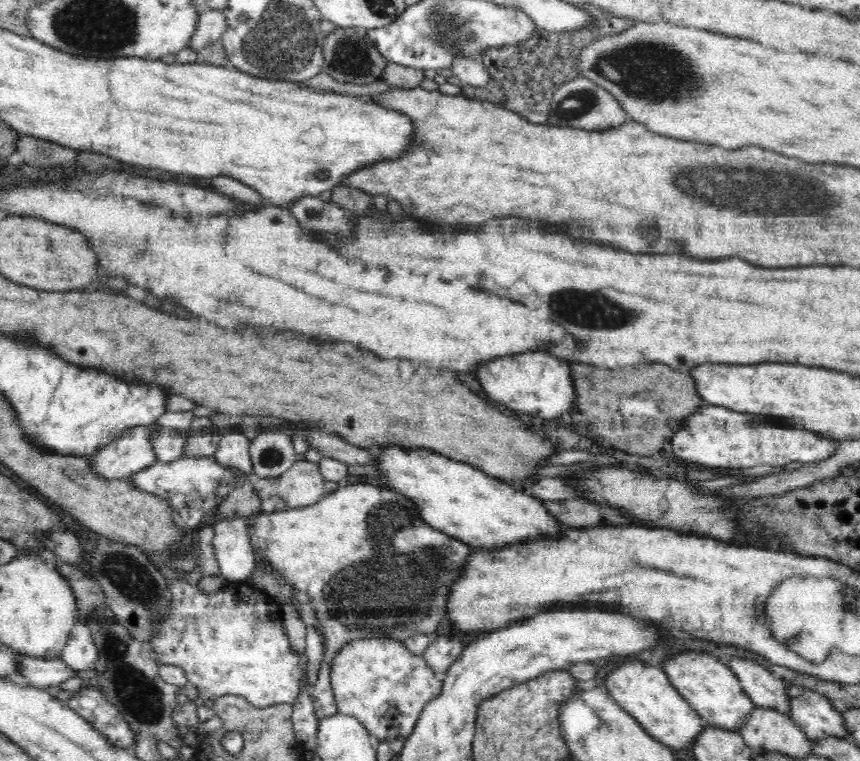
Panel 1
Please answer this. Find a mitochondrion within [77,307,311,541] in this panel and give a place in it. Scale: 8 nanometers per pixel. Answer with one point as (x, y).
(271, 456)

